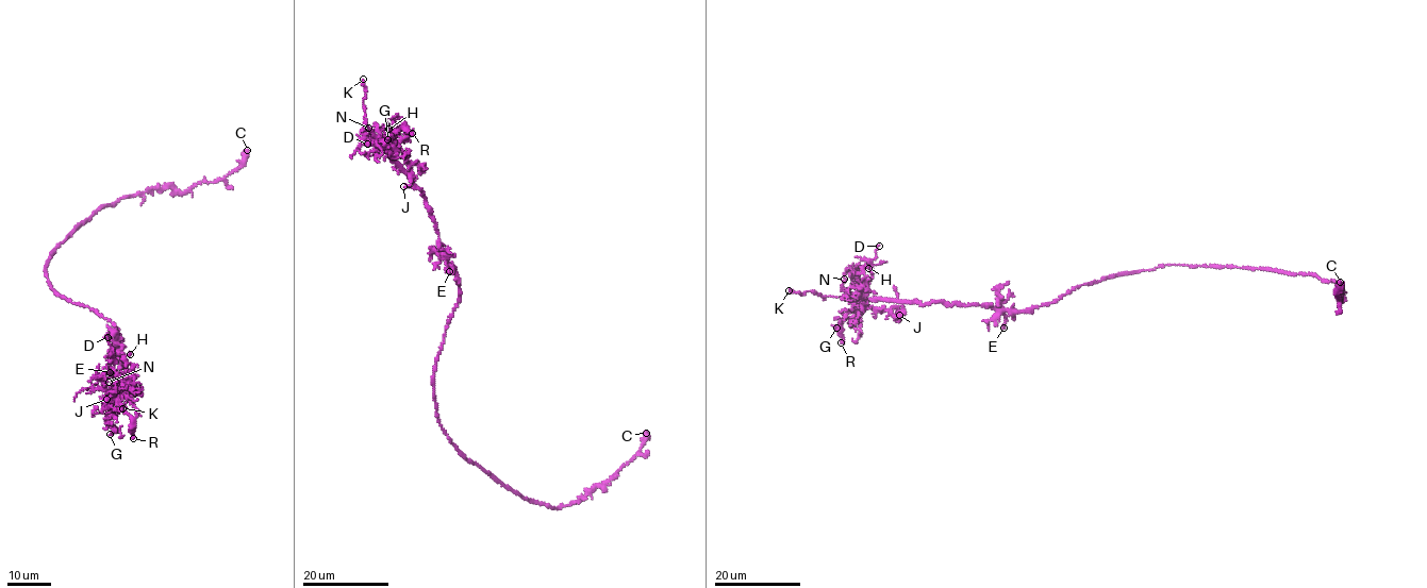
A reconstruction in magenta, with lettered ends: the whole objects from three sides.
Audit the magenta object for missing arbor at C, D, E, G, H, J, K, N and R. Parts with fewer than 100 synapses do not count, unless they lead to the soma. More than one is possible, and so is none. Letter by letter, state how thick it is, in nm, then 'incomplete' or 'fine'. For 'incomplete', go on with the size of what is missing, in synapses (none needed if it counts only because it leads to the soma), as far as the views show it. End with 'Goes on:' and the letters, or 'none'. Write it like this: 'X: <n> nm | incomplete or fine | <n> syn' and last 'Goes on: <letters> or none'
C: 180 nm | fine
D: 110 nm | fine
E: 200 nm | fine
G: 90 nm | fine
H: 120 nm | fine
J: 120 nm | fine
K: 240 nm | incomplete
N: 100 nm | fine
R: 170 nm | fine
Goes on: K

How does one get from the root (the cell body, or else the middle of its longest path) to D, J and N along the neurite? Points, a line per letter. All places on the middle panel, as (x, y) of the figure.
D: (433, 383), (436, 357), (460, 298), (457, 273), (441, 249), (425, 196), (390, 152), (393, 143), (367, 144)
J: (433, 383), (460, 288), (426, 198), (390, 152), (396, 148), (412, 173), (403, 186)
N: (433, 383), (460, 298), (457, 273), (422, 191), (390, 153), (366, 140), (361, 133), (368, 128)

